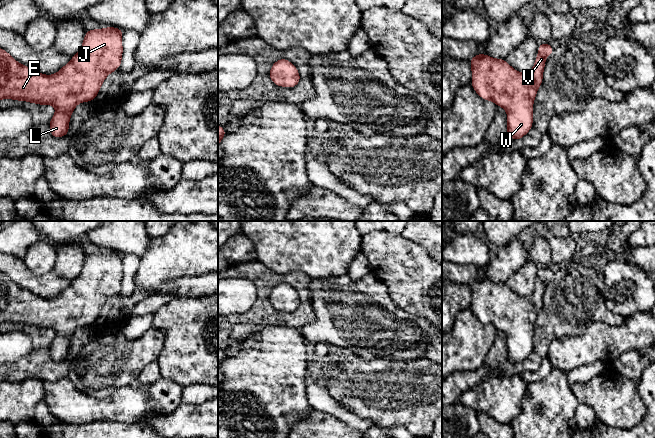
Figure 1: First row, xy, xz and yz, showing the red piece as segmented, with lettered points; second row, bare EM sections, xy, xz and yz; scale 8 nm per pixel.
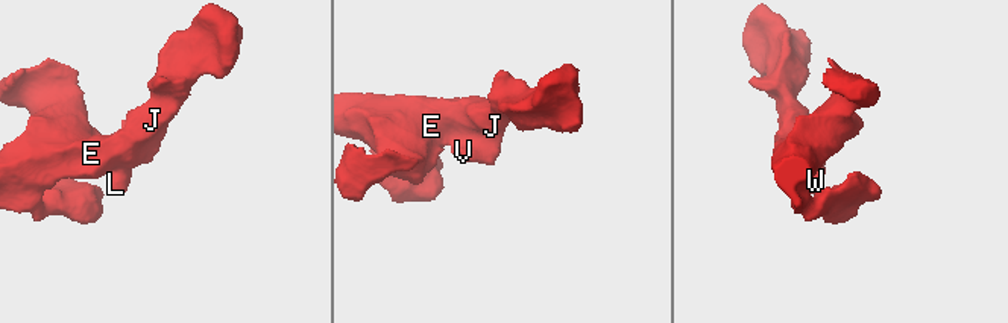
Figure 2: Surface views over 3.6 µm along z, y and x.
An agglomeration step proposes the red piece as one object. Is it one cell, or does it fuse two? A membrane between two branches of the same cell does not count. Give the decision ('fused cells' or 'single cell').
single cell

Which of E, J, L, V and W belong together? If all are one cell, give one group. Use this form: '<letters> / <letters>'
E J L V W

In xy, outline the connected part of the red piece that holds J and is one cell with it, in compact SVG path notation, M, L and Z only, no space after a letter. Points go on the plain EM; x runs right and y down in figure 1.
M108 250L87 254L81 273L57 297L45 299L16 285L0 272L0 324L13 323L38 329L53 329L56 336L49 346L50 358L55 362L68 359L73 334L79 327L96 323L106 301L120 292L123 279L122 253Z

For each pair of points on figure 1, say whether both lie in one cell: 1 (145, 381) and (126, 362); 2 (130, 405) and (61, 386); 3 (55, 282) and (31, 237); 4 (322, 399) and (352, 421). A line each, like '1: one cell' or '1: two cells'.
1: two cells
2: one cell
3: two cells
4: one cell

